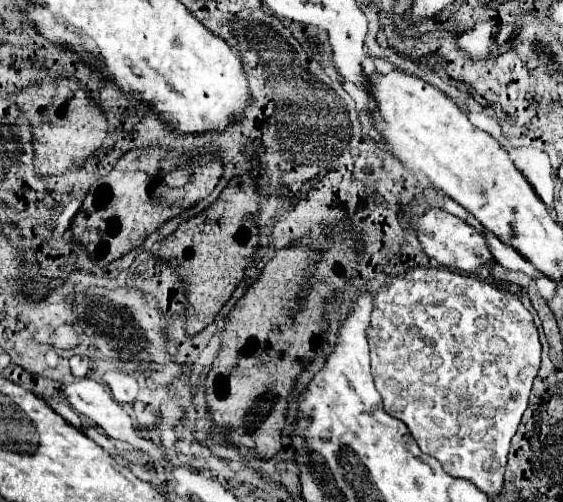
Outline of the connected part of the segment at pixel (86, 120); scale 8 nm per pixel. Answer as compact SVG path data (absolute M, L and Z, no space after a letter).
M46 79L42 85L28 87L22 93L18 93L14 103L22 109L24 117L28 119L28 123L32 127L34 167L36 167L36 173L40 177L62 175L68 169L76 171L76 169L80 169L84 165L84 161L90 155L94 155L102 147L102 141L106 137L106 129L108 129L108 121L106 121L104 113L94 107L94 101L88 99L88 91L80 85L80 81L76 81L76 79L58 79L58 81L56 79L54 81Z

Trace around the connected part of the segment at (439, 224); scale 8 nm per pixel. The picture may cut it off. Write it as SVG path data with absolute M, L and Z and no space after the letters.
M428 207L416 221L414 225L416 237L424 249L424 253L432 259L436 259L440 265L446 265L448 269L458 269L464 273L474 273L478 265L486 265L492 263L492 255L490 249L484 241L484 237L466 221L442 211L442 209L434 209Z

